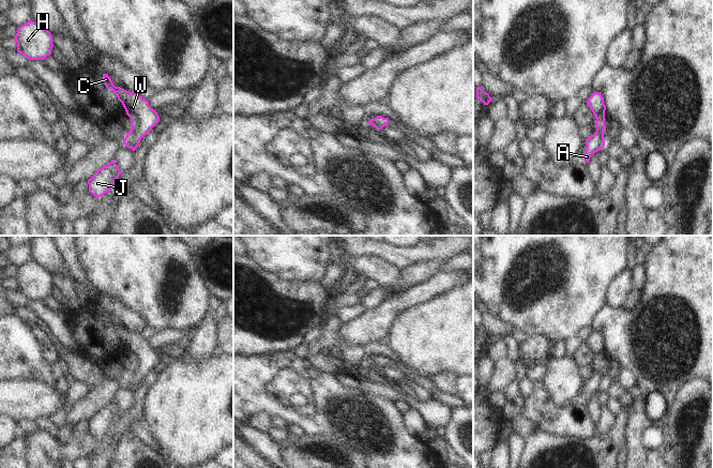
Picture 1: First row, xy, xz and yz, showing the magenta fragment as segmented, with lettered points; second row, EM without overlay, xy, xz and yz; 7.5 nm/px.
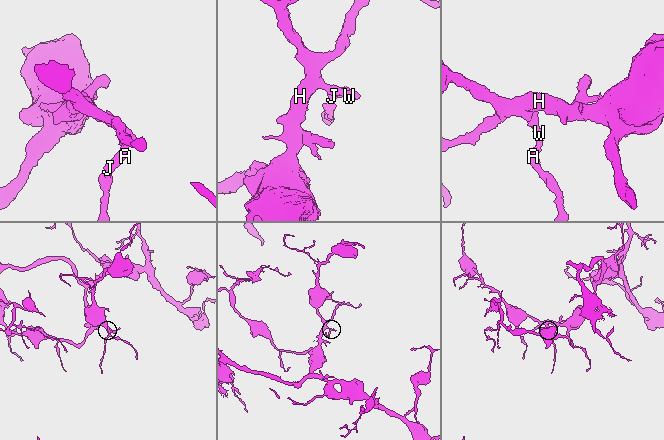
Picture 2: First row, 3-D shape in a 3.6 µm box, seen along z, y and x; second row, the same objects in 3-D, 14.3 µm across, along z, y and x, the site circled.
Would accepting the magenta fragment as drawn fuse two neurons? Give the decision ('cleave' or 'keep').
keep

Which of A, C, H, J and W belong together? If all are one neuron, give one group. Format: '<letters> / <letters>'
A C H J W

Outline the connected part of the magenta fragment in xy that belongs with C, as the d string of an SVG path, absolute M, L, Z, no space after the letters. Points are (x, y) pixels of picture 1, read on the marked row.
M103 74L103 78L106 88L113 91L122 103L126 115L131 118L132 129L126 134L123 145L135 151L140 144L140 139L160 121L160 117L150 107L149 102L142 99L139 93L133 93L116 87L107 74Z

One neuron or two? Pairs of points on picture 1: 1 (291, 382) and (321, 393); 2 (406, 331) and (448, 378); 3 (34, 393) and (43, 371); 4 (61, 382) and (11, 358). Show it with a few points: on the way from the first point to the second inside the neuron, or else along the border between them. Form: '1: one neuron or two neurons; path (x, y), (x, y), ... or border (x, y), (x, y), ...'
1: two neurons; border (293, 371), (306, 380), (311, 389), (309, 399)
2: two neurons; border (426, 376), (440, 372), (450, 372), (455, 377)
3: two neurons; border (14, 380), (40, 380), (52, 386)
4: two neurons; border (64, 376), (60, 376), (54, 386)

